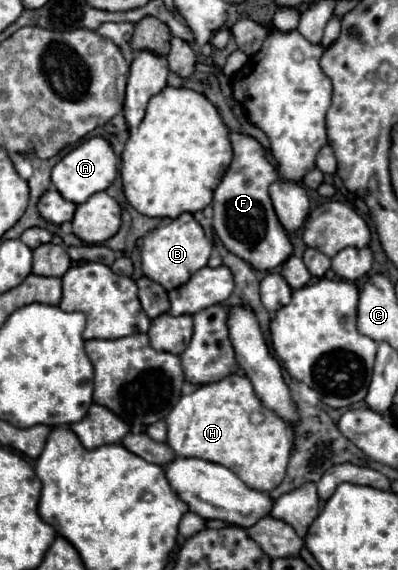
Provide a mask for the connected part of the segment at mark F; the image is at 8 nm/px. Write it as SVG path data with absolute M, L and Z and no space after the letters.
M230 131L230 141L234 147L234 159L214 191L214 231L224 243L224 247L250 263L254 269L270 271L282 265L292 255L292 243L288 231L278 221L268 187L278 179L278 171L266 159L264 147L250 135Z

